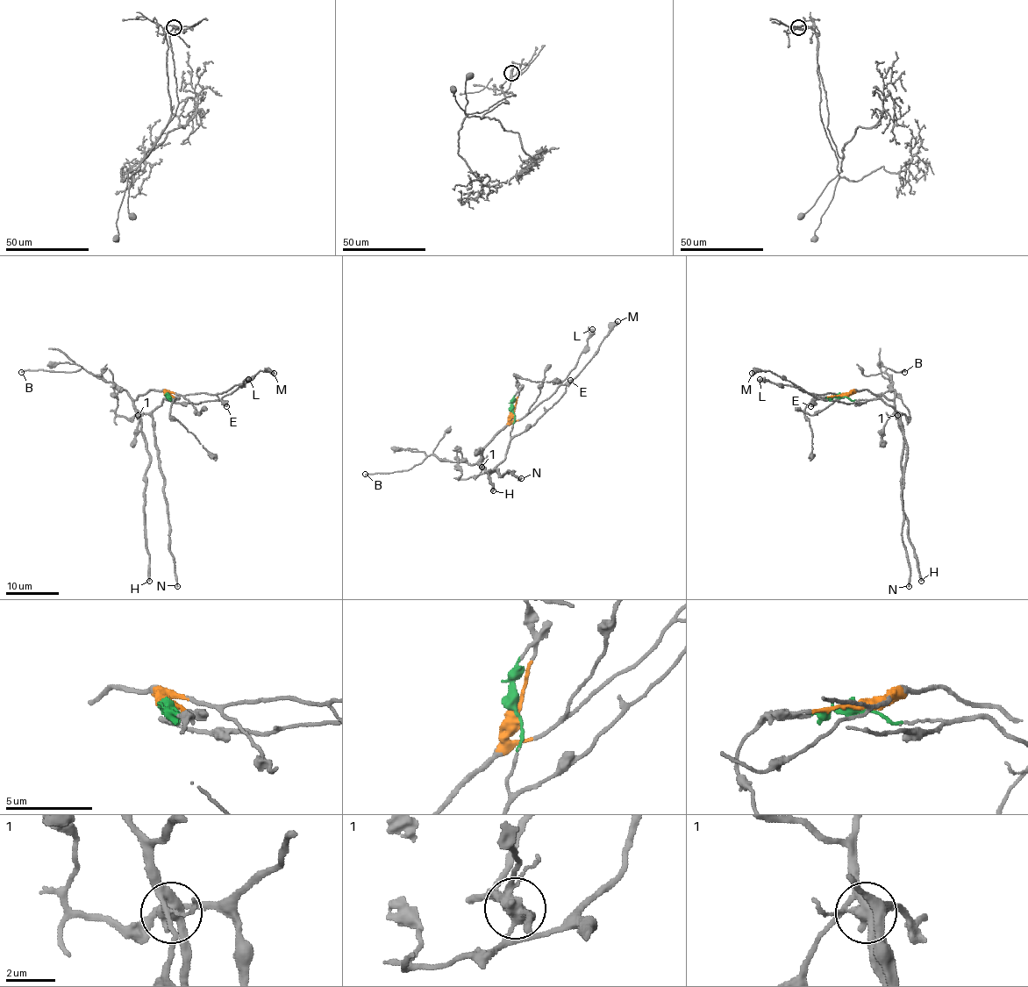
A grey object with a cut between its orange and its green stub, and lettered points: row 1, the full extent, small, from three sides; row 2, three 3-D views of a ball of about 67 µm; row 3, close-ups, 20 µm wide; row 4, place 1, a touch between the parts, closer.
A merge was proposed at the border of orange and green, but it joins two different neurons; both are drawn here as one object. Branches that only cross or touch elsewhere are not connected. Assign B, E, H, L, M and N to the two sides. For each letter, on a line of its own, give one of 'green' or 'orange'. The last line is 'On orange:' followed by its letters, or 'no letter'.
B: orange
E: orange
H: orange
L: orange
M: green
N: green
On orange: B, E, H, L

